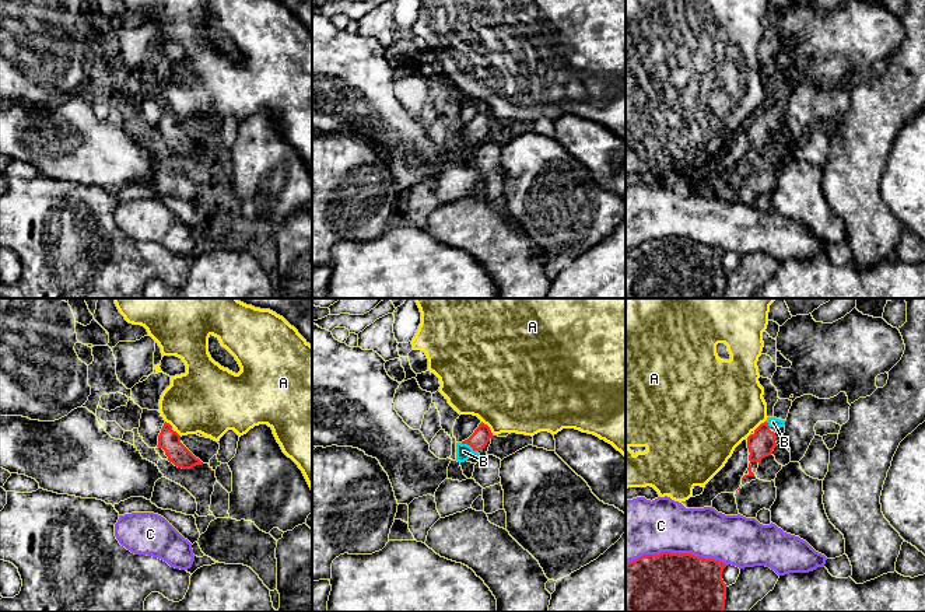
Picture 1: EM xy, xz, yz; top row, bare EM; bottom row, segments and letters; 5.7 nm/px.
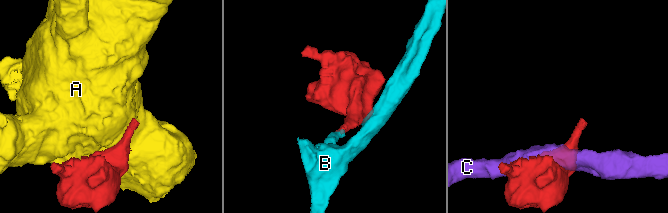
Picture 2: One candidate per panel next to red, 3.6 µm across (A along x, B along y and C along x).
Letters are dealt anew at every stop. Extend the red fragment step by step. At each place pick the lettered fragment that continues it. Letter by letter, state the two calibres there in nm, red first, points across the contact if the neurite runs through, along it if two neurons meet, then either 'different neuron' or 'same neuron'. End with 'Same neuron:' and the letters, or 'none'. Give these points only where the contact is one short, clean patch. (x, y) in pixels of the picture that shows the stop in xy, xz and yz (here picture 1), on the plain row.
A: 100 nm thick on the red side, 480 nm on the other; different neuron
B: 100 nm thick on the red side, 90 nm on the other; runs through xz (480, 123), (469, 130), (463, 137); same neuron
C: 500 nm thick on the red side, 320 nm on the other; different neuron
Same neuron: B

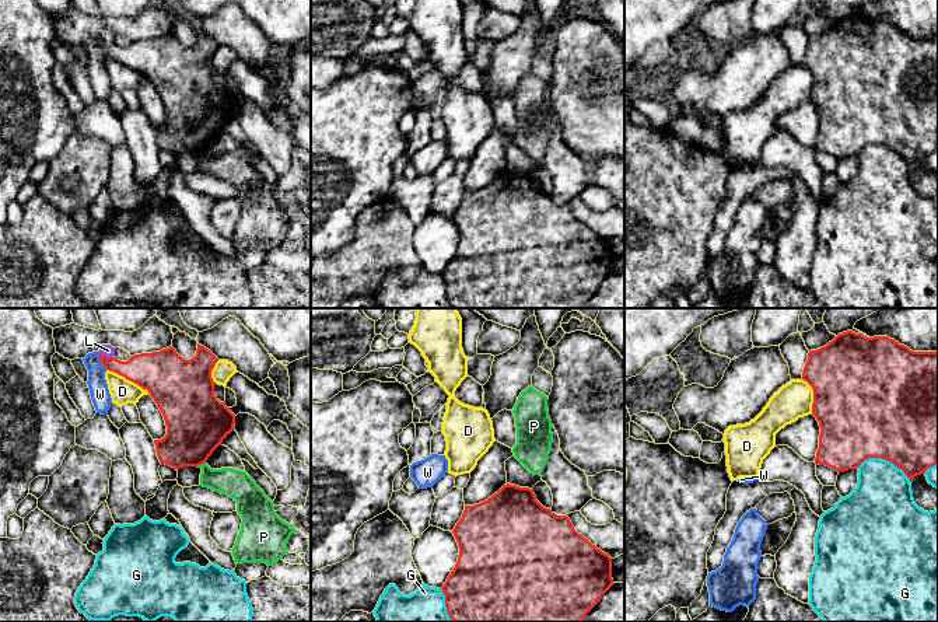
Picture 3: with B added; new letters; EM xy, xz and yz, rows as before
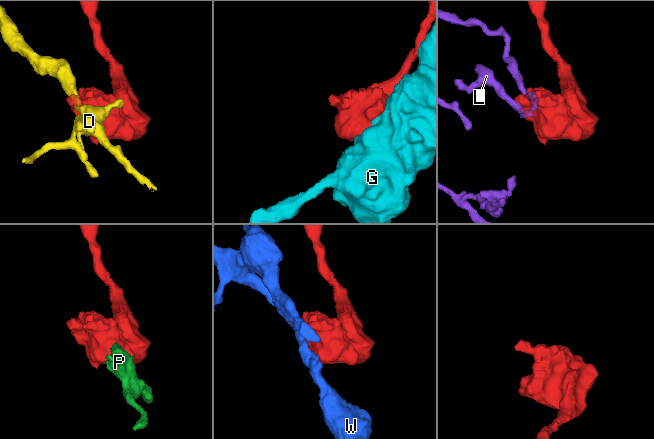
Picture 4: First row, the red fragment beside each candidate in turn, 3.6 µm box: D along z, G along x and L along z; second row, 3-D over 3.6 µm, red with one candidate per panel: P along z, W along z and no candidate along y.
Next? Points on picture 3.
D: 300 nm thick on the red side, 150 nm on the other; different neuron
G: 500 nm thick on the red side, 360 nm on the other; different neuron
L: 200 nm thick on the red side, 70 nm on the other; border along xy (100, 38), (112, 44); different neuron
P: 360 nm thick on the red side, 160 nm on the other; different neuron
W: 180 nm thick on the red side, 110 nm on the other; border along xy (98, 39), (98, 45), (105, 56); different neuron
Same neuron: none

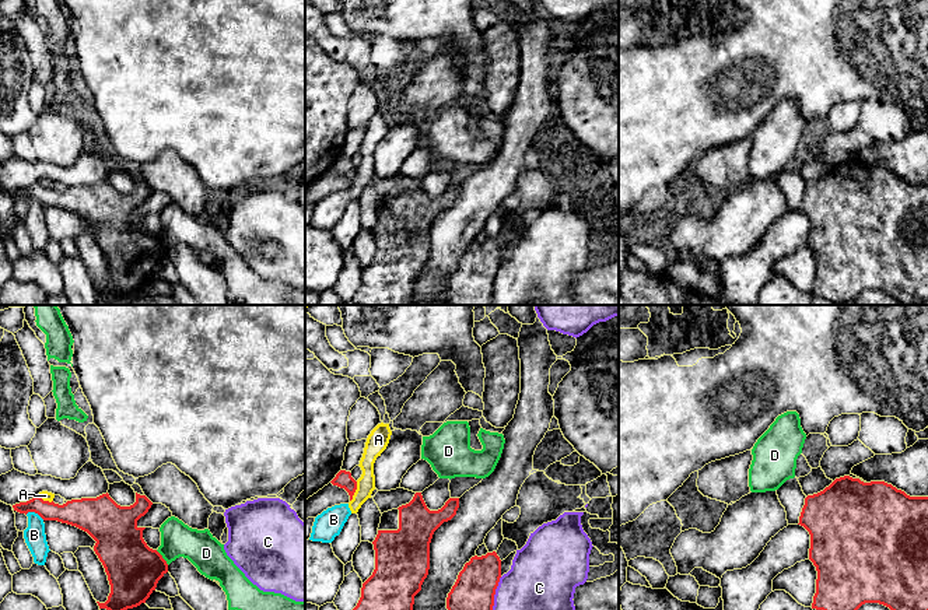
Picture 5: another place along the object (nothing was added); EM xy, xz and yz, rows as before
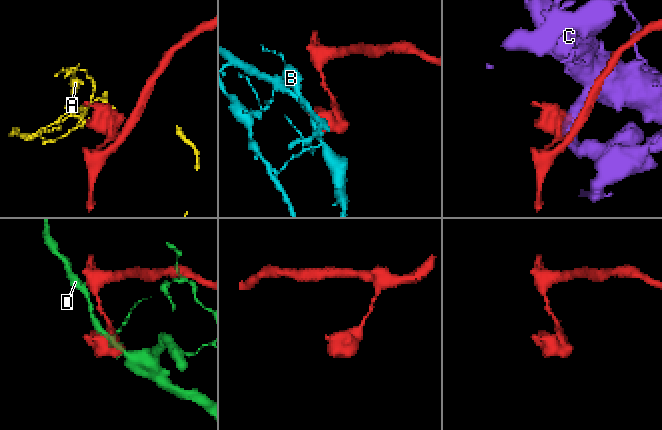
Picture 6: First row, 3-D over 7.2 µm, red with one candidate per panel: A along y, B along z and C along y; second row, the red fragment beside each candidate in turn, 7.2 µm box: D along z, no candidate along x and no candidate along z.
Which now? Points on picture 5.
A: 100 nm thick on the red side, 110 nm on the other; border along xz (357, 168), (357, 175), (350, 188); different neuron
B: 160 nm thick on the red side, 120 nm on the other; border along xy (25, 200), (35, 199), (44, 206); different neuron
C: 260 nm thick on the red side, 460 nm on the other; different neuron
D: 320 nm thick on the red side, 200 nm on the other; different neuron
Same neuron: none

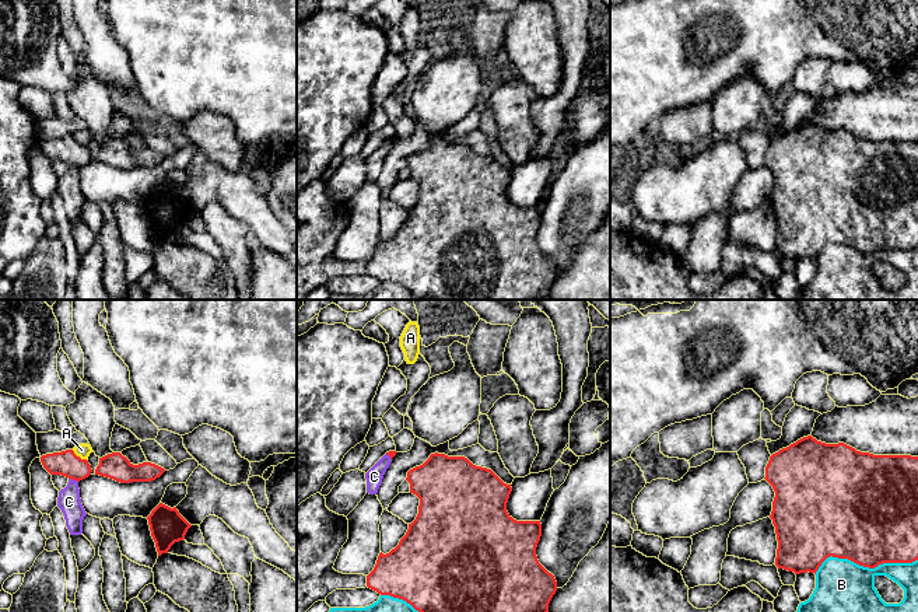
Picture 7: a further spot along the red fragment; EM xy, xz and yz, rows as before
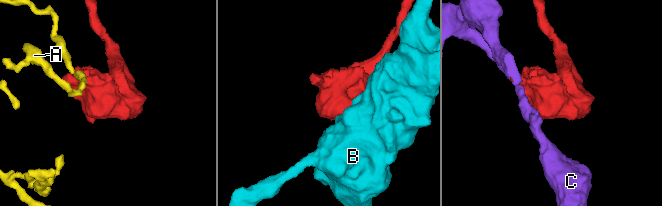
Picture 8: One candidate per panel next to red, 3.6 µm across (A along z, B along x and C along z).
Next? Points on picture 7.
A: 150 nm thick on the red side, 80 nm on the other; border along xy (72, 136), (86, 146); different neuron
B: 480 nm thick on the red side, 400 nm on the other; different neuron
C: 150 nm thick on the red side, 140 nm on the other; border along xy (69, 164), (77, 168); different neuron
Same neuron: none

